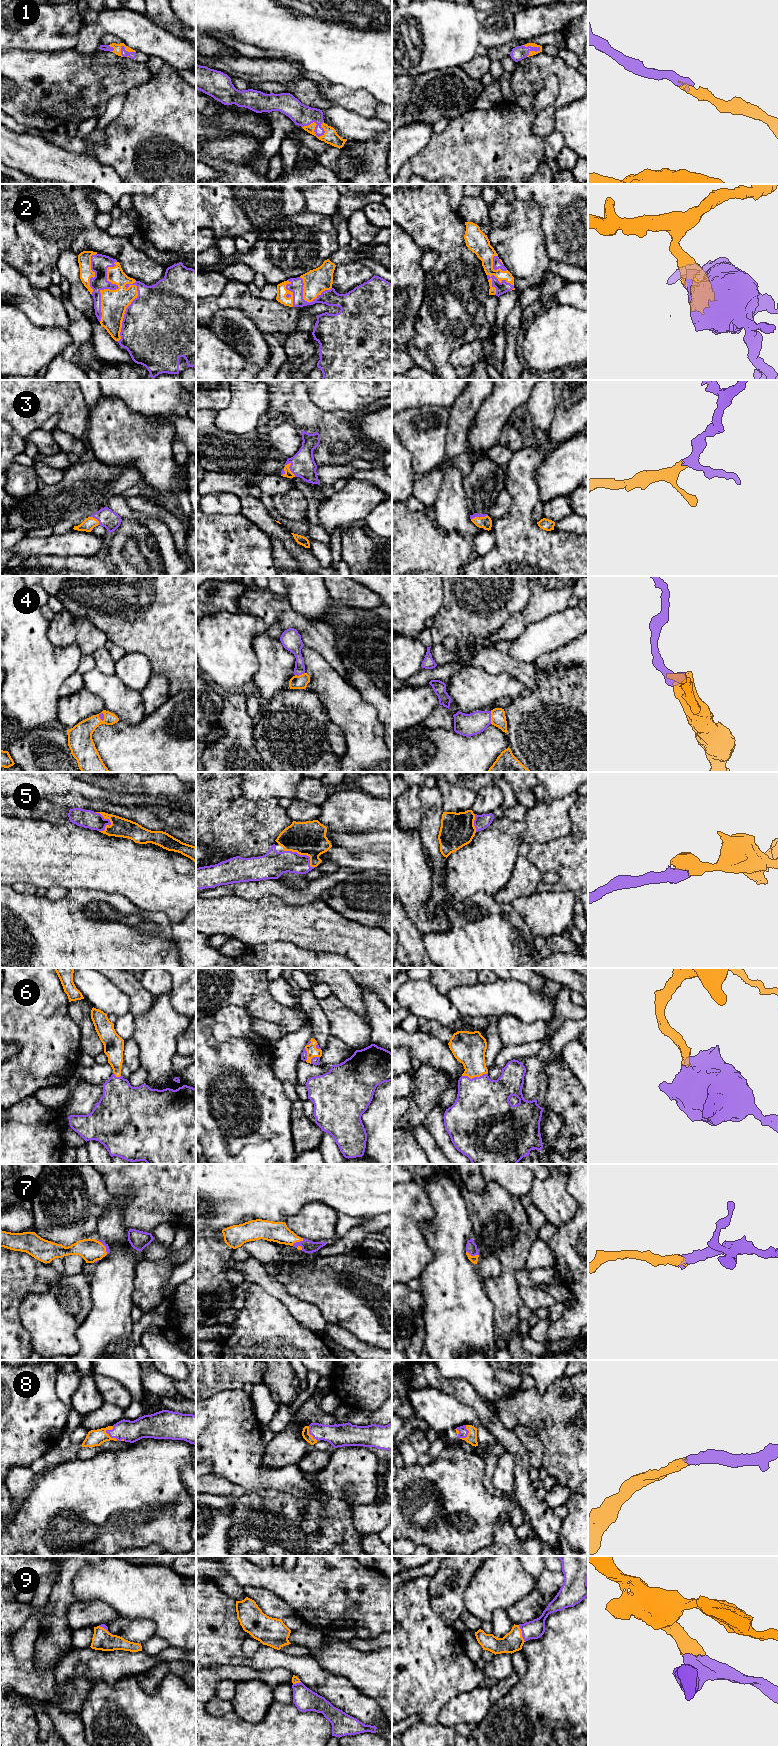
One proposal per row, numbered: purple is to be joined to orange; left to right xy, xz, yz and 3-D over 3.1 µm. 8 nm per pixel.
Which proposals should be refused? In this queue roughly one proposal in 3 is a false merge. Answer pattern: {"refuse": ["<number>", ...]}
{"refuse": []}

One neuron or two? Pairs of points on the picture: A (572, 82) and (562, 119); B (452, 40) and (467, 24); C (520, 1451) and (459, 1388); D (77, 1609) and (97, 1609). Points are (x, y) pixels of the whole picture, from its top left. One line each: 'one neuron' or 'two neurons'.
A: two neurons
B: one neuron
C: one neuron
D: one neuron

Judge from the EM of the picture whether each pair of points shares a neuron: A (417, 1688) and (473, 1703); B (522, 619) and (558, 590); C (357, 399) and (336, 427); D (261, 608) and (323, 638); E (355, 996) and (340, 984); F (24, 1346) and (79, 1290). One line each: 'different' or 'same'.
A: different
B: same
C: different
D: same
E: same
F: different

